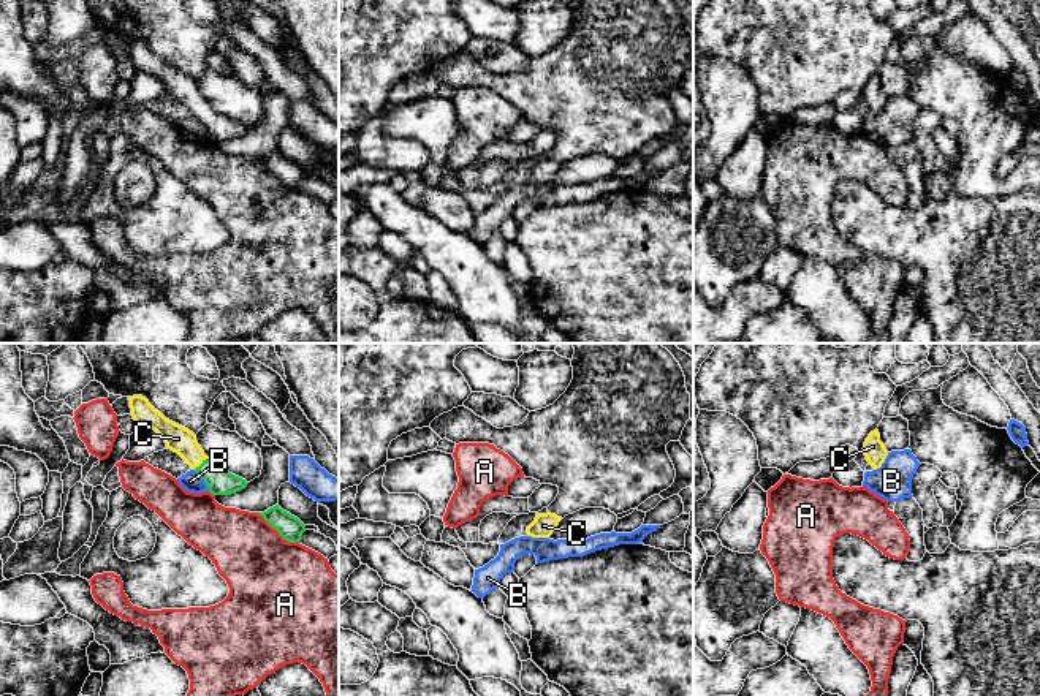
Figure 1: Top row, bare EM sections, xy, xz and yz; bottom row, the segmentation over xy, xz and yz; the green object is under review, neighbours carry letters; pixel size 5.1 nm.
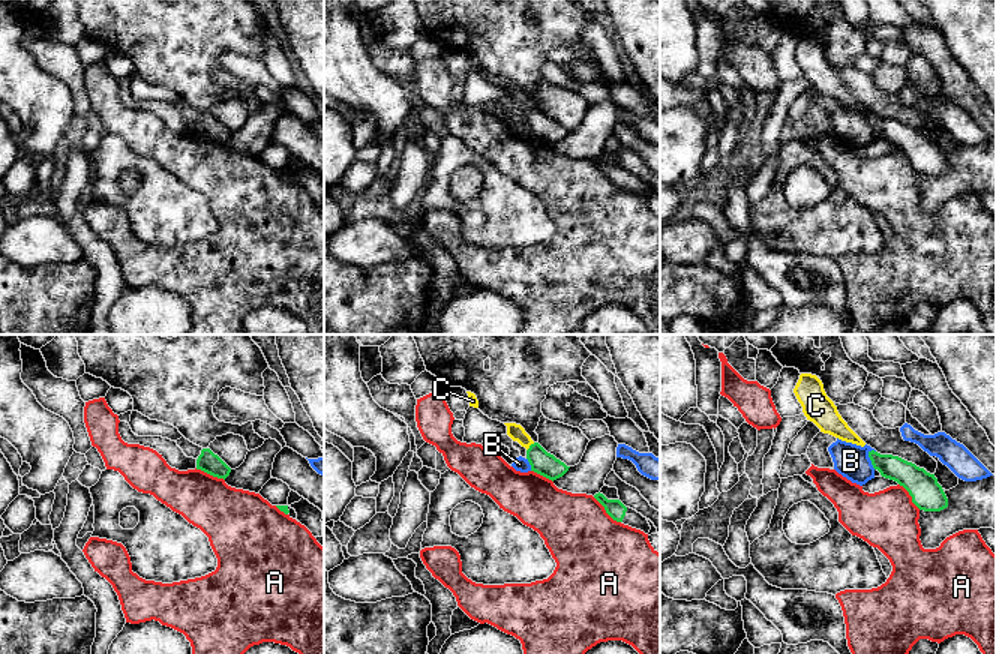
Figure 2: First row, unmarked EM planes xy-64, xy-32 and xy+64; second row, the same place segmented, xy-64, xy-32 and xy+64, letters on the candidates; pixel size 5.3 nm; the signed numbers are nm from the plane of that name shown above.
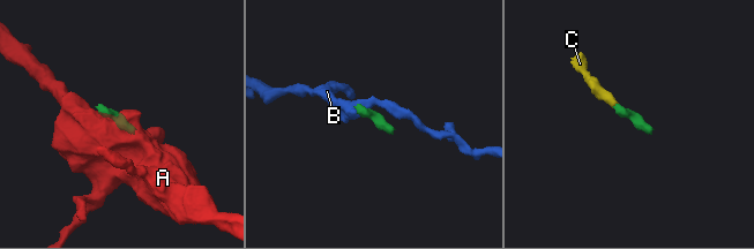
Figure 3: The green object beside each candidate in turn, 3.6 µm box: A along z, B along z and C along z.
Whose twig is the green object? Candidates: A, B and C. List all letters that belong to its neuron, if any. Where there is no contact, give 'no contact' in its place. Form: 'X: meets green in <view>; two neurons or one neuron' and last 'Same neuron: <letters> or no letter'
A: meets green in xy; two neurons
B: meets green in xy; two neurons
C: meets green in xy; one neuron
Same neuron: C

